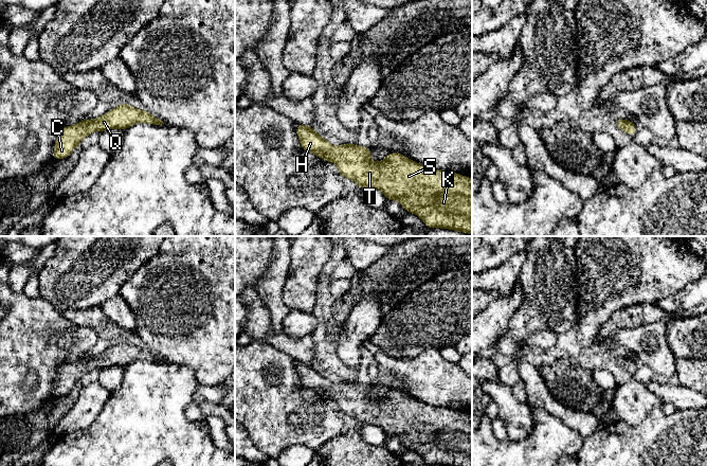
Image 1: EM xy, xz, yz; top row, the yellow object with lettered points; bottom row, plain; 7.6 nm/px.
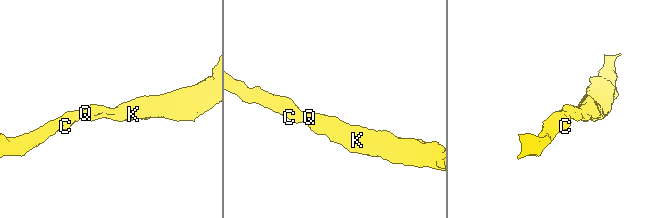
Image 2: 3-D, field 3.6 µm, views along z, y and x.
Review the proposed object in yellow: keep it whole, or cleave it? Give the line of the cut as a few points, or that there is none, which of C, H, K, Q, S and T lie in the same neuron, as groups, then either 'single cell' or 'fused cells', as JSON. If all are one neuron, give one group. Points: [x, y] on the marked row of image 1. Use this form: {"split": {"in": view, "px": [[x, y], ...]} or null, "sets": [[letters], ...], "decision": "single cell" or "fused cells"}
{"split": null, "sets": [["C", "H", "K", "Q", "S", "T"]], "decision": "single cell"}

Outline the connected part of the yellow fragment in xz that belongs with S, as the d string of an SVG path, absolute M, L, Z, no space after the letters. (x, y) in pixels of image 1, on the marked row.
M296 124L296 135L303 150L313 153L324 161L333 162L339 175L355 181L359 189L380 190L388 202L397 199L409 213L418 215L429 229L442 228L472 234L472 179L446 169L432 169L391 153L379 163L370 160L370 148L342 143L332 147L313 127Z

